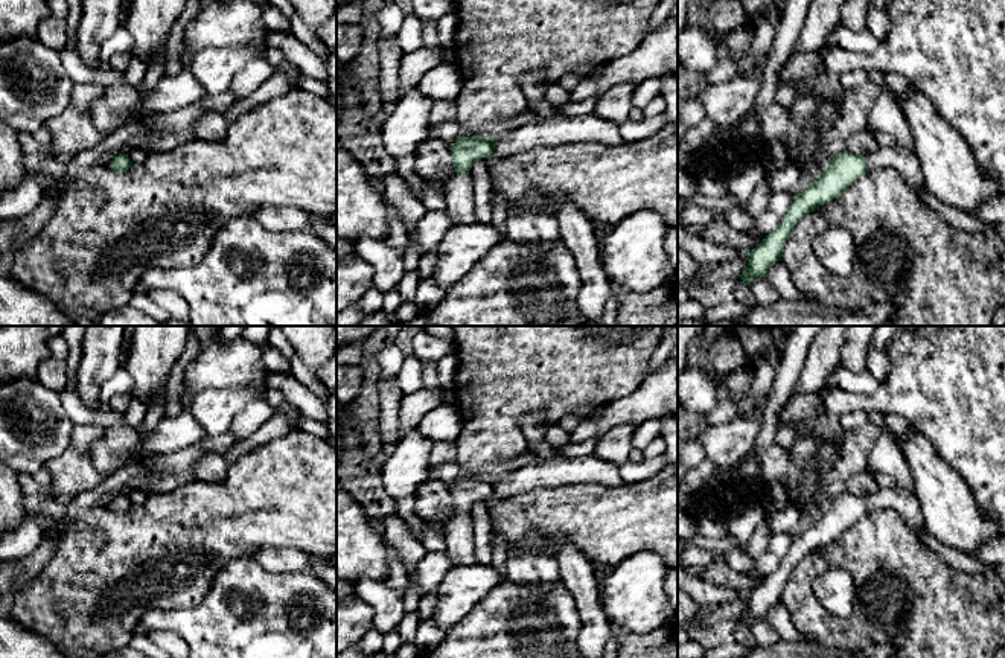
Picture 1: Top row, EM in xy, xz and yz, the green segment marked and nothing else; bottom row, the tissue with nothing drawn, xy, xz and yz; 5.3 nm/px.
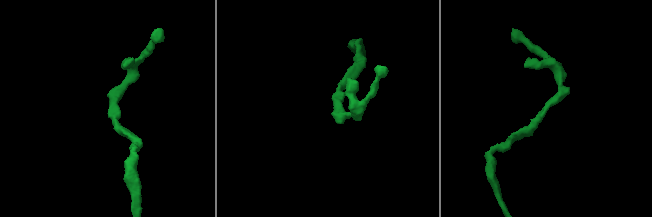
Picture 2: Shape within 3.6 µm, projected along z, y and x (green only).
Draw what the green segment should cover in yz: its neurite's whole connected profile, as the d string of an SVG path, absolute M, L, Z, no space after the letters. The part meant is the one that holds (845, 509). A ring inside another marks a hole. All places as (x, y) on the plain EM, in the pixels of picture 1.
M898 486L879 489L874 495L859 497L844 492L830 501L830 507L822 512L821 518L793 538L790 548L778 568L766 576L754 589L745 593L748 608L739 617L742 624L751 626L754 620L764 618L767 611L781 602L784 591L796 564L809 553L838 539L853 522L866 512L880 509L895 510L908 525L920 533L926 530L920 503L912 490Z

